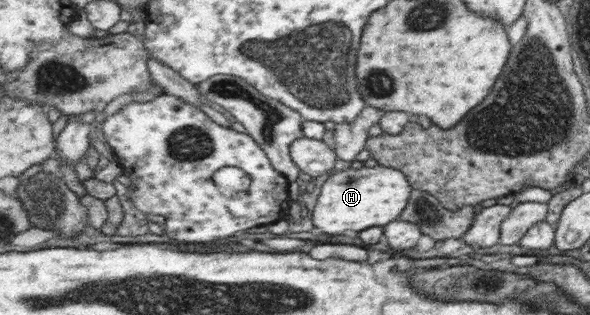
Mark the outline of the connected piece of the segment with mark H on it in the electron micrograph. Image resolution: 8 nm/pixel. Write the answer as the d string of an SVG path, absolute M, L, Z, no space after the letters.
M381 165L336 171L321 186L311 212L311 222L327 236L339 236L339 232L345 234L345 230L361 232L369 226L383 226L397 218L403 206L408 206L412 188L407 181L400 169Z

